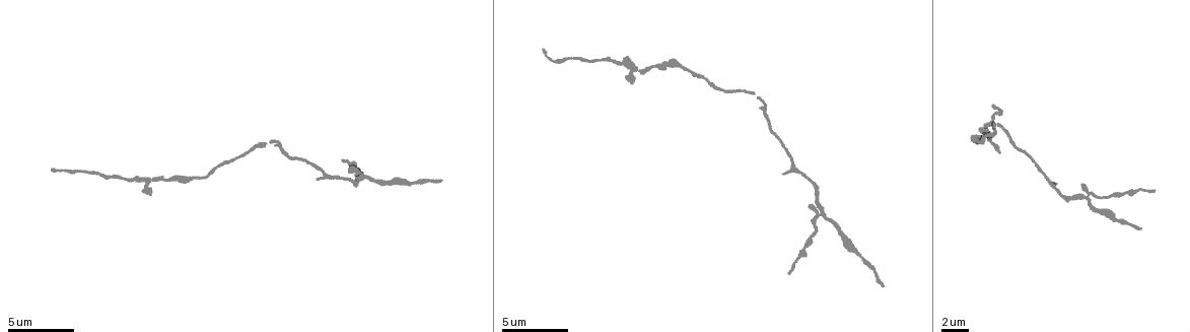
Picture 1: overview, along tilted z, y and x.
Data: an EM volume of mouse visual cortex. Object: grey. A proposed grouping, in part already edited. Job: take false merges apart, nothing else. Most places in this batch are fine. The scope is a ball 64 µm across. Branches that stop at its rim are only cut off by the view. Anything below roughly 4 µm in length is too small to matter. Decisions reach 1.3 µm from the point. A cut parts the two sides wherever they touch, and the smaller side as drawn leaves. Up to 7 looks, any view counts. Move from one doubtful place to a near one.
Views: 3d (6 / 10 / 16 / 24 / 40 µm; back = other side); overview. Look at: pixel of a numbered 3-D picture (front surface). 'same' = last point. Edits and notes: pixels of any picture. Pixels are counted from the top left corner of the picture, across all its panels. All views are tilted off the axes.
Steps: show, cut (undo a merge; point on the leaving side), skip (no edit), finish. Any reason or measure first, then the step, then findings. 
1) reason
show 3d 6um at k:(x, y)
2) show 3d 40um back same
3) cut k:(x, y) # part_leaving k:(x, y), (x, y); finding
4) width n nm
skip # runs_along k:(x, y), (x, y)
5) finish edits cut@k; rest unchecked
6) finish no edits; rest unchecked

show 3d 16um at 1:(822, 216)

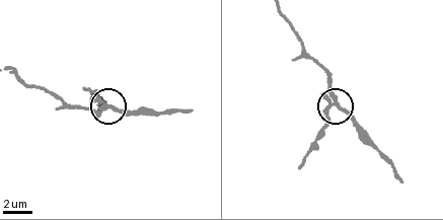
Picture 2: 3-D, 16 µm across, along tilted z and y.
show 3d 16um back at 2:(108, 106)

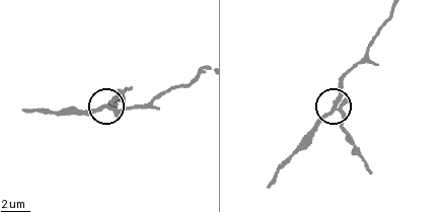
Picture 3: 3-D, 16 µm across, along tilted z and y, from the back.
width 260 nm
cut 3:(342, 131) # part_leaving 3:(339, 111), (345, 135), (369, 171); two neurons meet here

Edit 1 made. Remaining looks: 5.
show overview

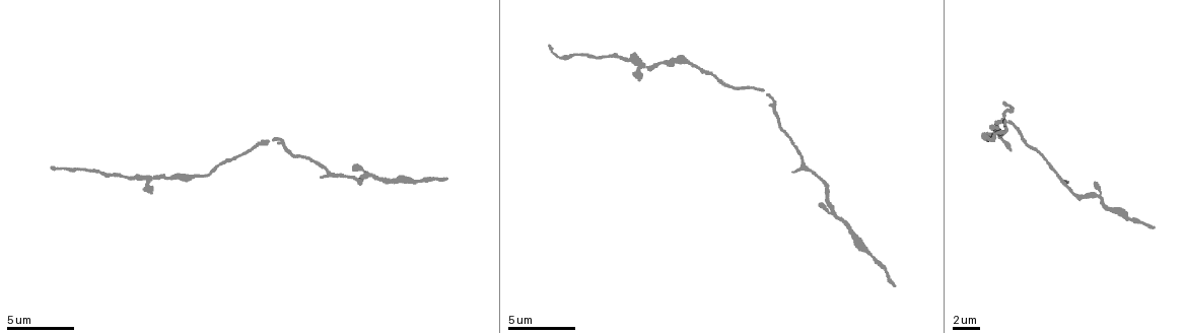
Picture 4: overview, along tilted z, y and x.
show 3d 16um at 4:(271, 142)

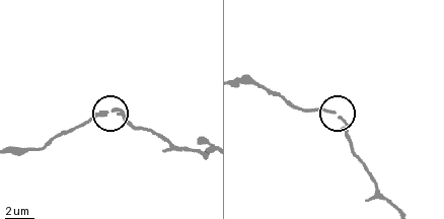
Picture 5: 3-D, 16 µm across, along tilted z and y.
show 3d 16um back at 5:(337, 113)

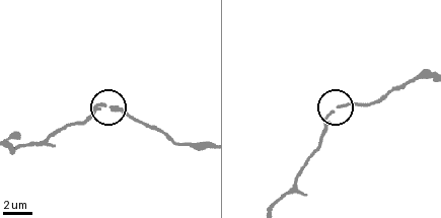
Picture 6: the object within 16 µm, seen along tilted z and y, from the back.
side_arm 19 um
skip # all the same neuron

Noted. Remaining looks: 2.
thin neck
show 3d 10um at 4:(165, 177)

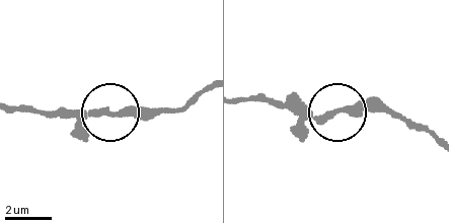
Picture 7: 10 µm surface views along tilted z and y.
skip # runs_along 7:(205, 89), (179, 106), (148, 116), (42, 112); one neuron here

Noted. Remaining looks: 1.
finish edits cut@3; rest unchecked

